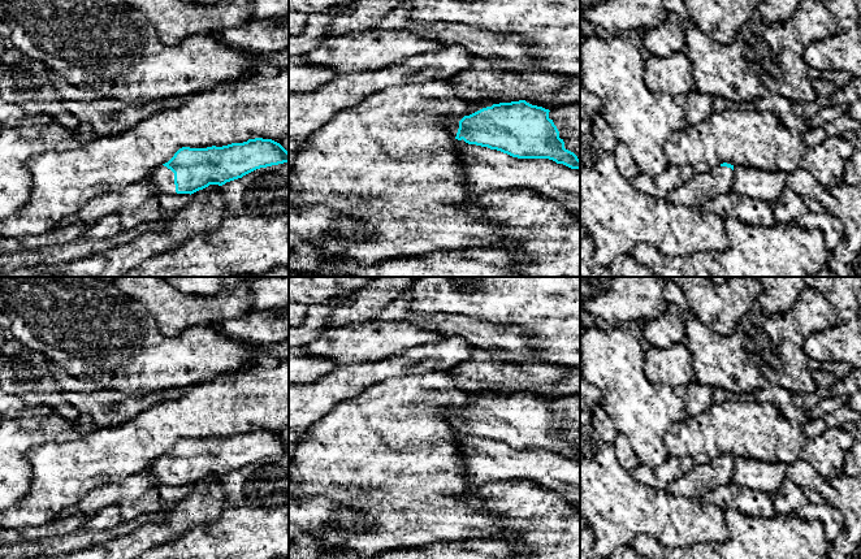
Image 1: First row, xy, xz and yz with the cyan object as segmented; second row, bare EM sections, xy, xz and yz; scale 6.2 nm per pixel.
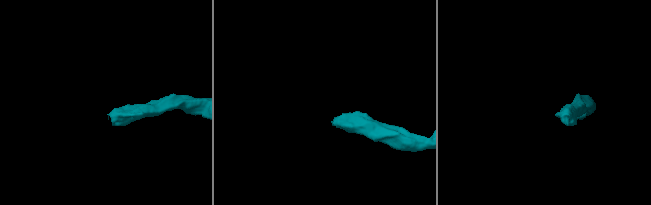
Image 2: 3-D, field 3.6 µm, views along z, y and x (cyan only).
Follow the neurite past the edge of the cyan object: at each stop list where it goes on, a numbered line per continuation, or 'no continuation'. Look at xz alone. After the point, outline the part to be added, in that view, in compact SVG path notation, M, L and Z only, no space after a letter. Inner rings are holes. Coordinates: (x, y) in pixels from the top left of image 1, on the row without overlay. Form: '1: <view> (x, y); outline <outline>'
1: xz (477, 393); outline M475 385L470 387L468 398L464 400L464 407L470 407L483 399L492 398L493 390L484 385Z

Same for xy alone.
1: xy (161, 469); outline M164 456L155 459L150 467L151 480L155 486L169 485L177 486L174 476L174 464Z

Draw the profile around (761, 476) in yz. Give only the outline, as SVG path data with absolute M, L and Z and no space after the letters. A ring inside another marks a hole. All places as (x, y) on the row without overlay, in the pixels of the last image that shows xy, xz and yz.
M734 458L732 484L762 493L776 491L787 478L788 465Z

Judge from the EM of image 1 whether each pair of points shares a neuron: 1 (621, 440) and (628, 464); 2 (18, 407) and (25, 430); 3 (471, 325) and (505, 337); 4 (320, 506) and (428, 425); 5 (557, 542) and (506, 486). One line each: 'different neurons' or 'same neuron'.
1: same neuron
2: different neurons
3: same neuron
4: different neurons
5: same neuron

